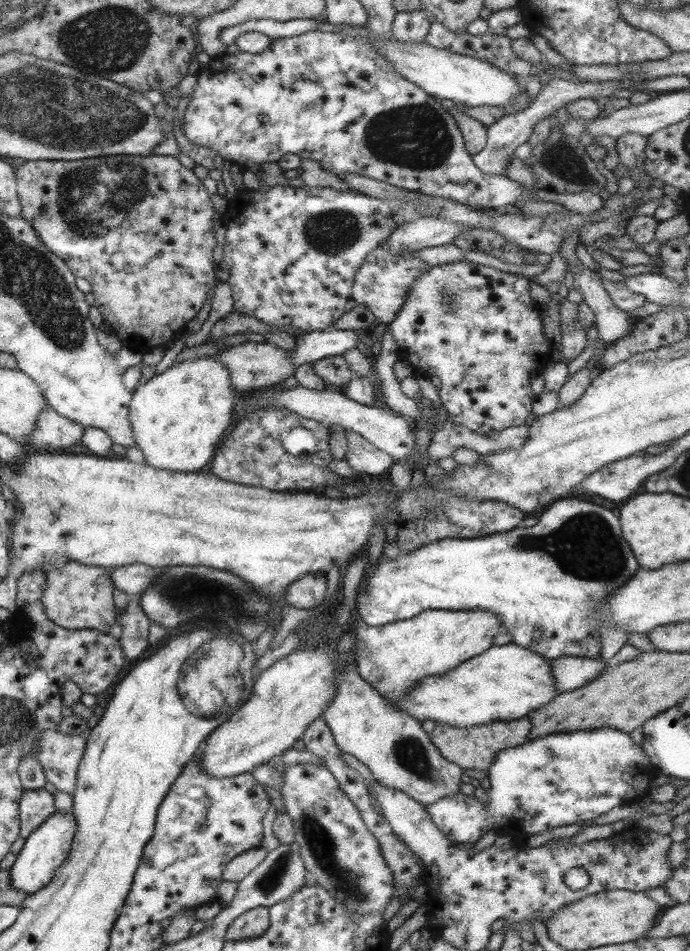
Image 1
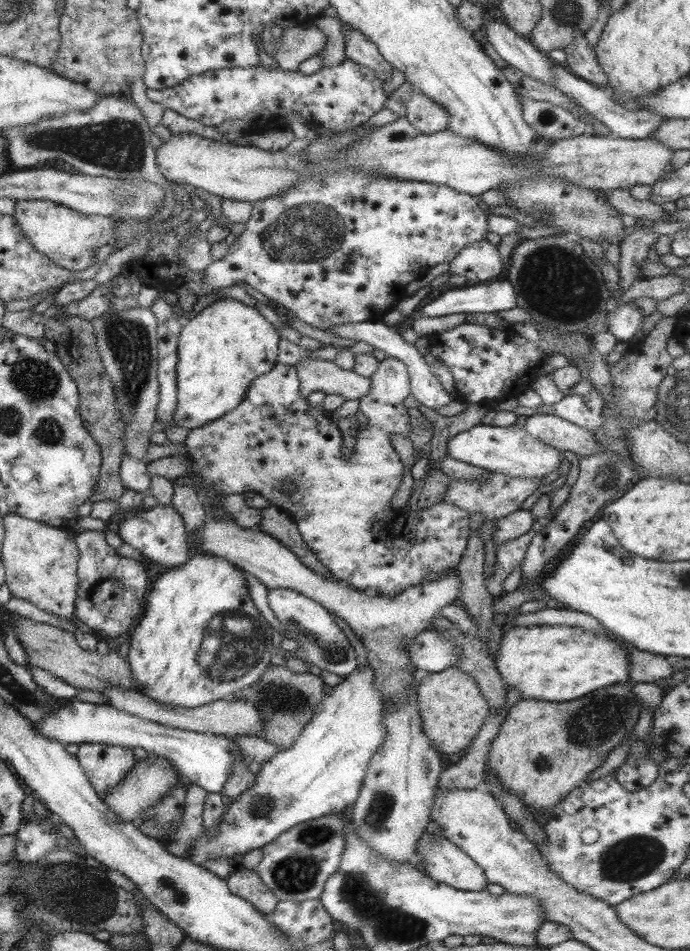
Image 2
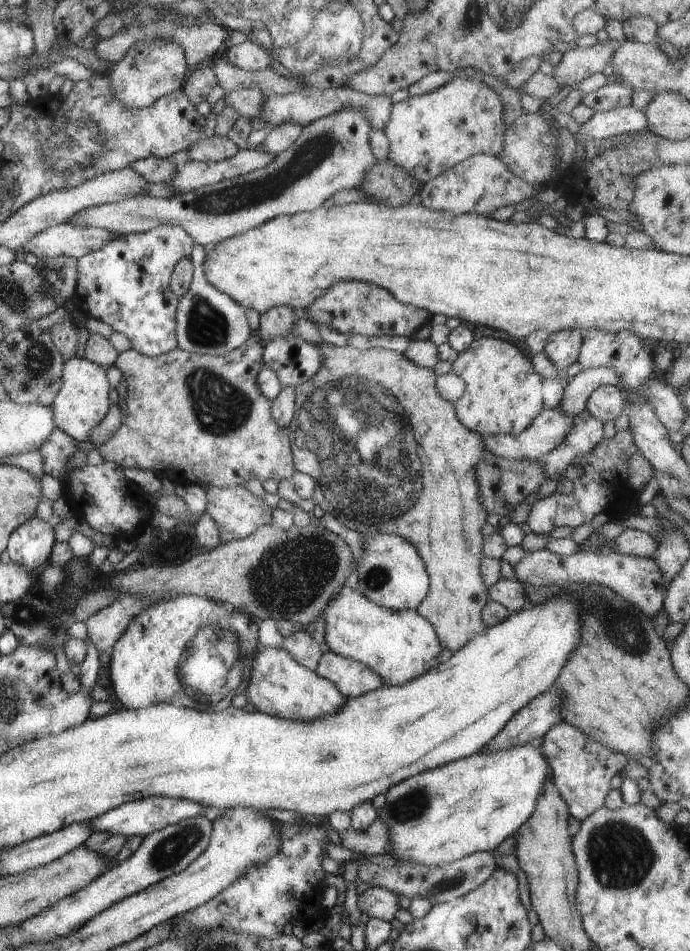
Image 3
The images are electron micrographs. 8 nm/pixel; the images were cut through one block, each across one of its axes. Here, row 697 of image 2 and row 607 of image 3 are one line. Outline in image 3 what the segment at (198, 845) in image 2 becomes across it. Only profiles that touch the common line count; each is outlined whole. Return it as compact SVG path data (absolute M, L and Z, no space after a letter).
M343 584L334 592L330 602L323 606L320 616L325 622L323 640L329 651L361 662L363 666L369 666L385 686L403 684L438 665L437 656L442 650L439 646L440 642L437 640L433 626L417 614L416 609L399 611L386 609L365 598L357 588L351 590L349 586Z

